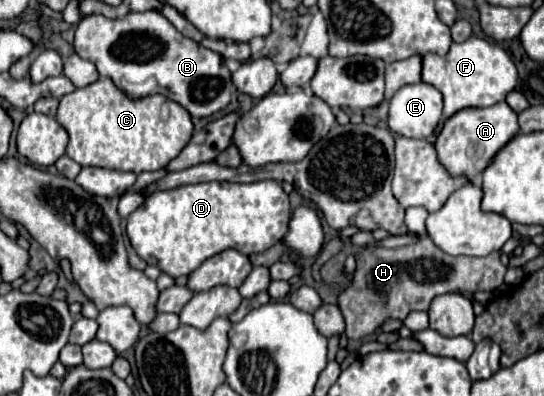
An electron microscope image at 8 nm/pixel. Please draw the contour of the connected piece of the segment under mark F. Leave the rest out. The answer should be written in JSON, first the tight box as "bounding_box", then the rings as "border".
{"bounding_box":[422,35,518,134],"border":[[[472,35],[464,43],[452,43],[450,51],[444,57],[436,53],[426,53],[422,63],[422,81],[440,89],[443,96],[443,114],[435,129],[438,134],[446,117],[454,115],[456,111],[464,107],[490,107],[504,101],[518,83],[518,69],[498,43]]]}

